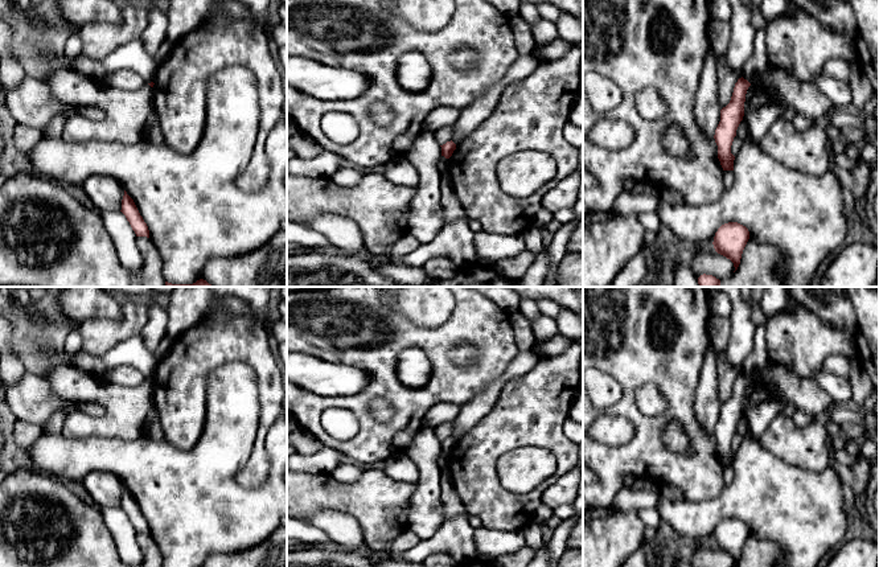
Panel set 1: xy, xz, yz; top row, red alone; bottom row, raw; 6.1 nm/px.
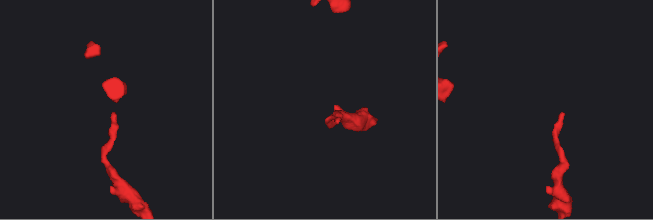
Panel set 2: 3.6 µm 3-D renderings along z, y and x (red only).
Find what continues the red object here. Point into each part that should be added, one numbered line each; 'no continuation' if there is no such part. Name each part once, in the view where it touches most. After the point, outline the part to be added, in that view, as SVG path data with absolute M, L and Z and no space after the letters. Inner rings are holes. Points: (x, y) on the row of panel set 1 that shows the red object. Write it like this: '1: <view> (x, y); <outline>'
no continuation

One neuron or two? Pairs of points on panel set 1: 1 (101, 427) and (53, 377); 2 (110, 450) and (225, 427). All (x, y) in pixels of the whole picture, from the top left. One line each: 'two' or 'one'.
1: one
2: one

